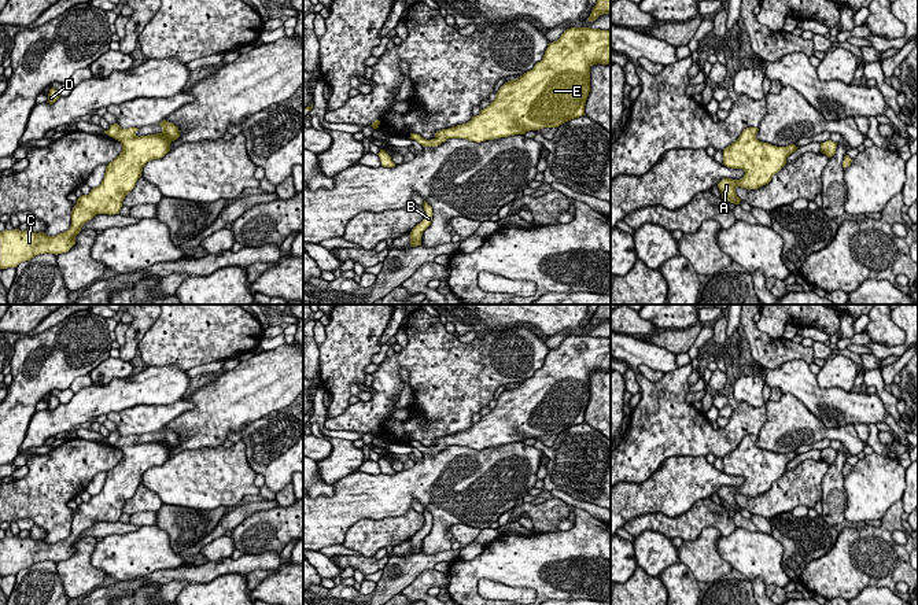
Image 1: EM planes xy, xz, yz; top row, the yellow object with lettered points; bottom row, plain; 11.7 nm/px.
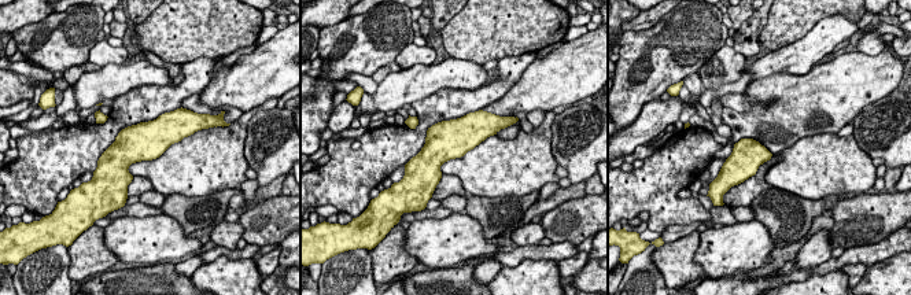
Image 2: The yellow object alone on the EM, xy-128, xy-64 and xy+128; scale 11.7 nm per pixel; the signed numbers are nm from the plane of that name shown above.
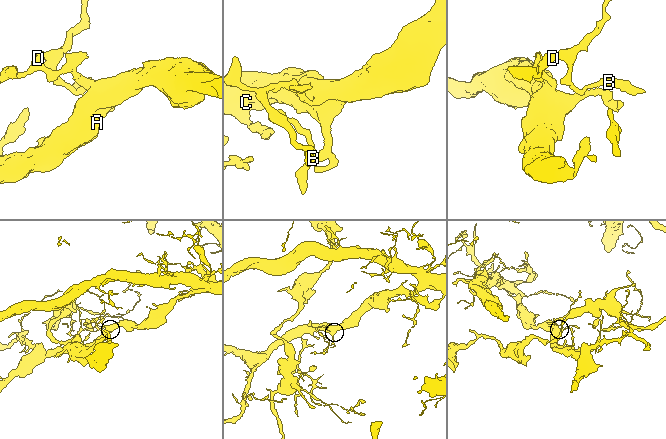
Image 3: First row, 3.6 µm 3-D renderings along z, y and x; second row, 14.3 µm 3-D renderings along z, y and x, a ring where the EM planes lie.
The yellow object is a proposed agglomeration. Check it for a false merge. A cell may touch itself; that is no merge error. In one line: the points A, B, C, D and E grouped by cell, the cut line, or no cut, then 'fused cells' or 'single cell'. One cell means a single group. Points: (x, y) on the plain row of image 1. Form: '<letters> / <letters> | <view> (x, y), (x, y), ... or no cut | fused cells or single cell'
A B C D E | no cut | single cell

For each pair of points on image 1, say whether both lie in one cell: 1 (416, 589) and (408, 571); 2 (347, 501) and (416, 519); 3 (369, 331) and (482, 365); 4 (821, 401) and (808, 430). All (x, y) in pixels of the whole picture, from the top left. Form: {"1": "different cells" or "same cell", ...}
{"1": "different cells", "2": "different cells", "3": "different cells", "4": "different cells"}

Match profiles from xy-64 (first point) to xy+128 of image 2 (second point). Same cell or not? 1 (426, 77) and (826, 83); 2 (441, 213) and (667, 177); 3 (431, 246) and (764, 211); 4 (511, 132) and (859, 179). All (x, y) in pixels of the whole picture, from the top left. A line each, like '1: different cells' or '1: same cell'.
1: different cells
2: different cells
3: different cells
4: different cells

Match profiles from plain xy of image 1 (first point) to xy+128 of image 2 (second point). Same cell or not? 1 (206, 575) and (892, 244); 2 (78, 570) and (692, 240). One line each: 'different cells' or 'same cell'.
1: same cell
2: same cell

